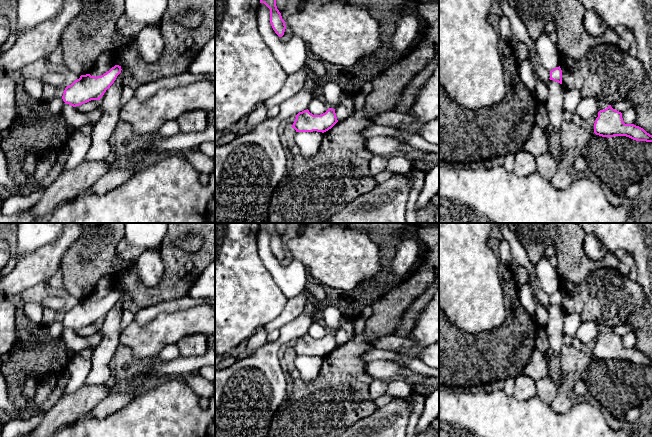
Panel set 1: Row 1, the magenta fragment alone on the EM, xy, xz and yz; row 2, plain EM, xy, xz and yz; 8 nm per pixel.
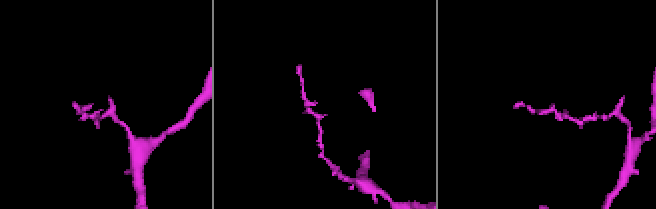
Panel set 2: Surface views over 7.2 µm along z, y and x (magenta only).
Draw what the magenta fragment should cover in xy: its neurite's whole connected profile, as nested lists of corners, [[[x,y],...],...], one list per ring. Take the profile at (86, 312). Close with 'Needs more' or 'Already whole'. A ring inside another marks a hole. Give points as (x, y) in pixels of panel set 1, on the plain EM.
[[[115,289],[101,300],[81,299],[79,303],[65,312],[62,320],[63,325],[65,328],[76,331],[91,324],[100,324],[121,294],[121,290]]]. Already whole

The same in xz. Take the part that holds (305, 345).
[[[329,332],[321,339],[313,339],[309,334],[299,336],[291,350],[296,356],[326,356],[331,353],[337,346],[335,333]]]. Already whole

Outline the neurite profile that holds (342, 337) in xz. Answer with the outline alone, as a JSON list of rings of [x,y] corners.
[[[338,329],[335,332],[335,337],[338,345],[343,345],[351,340],[349,334],[343,329]]]

